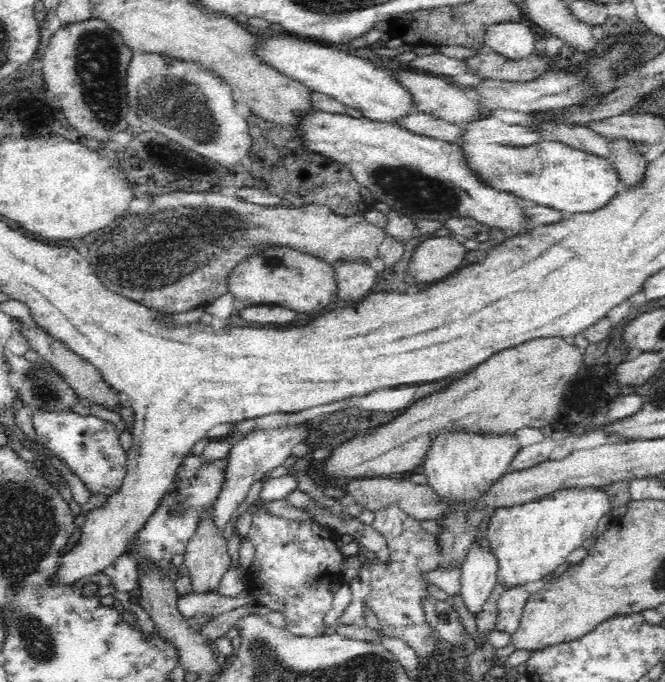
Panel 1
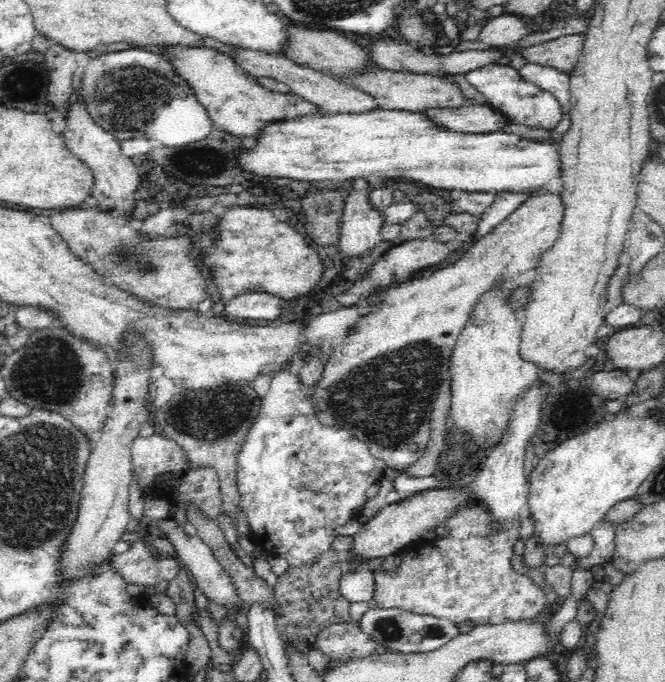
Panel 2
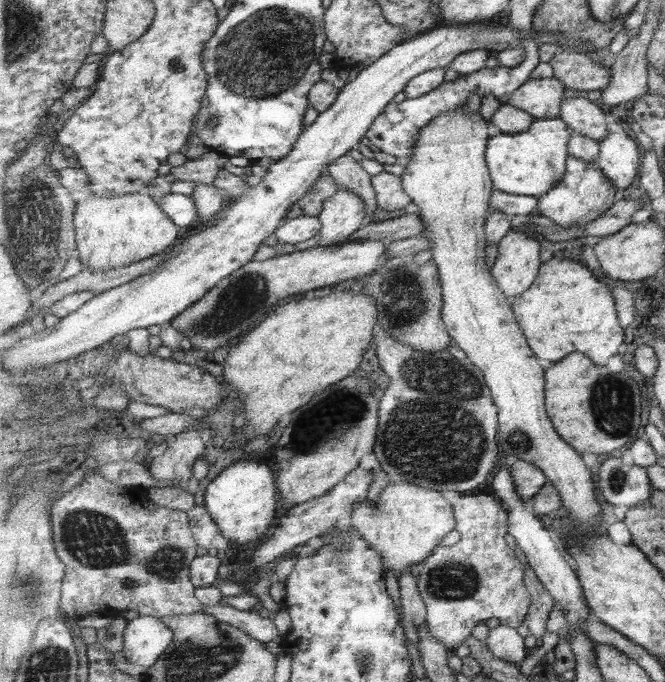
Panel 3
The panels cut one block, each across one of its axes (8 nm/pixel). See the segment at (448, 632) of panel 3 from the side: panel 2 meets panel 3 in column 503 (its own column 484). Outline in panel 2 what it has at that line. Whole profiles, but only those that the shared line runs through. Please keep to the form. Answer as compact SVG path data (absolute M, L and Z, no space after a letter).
M473 499L469 501L467 504L462 506L458 506L456 508L456 512L454 515L451 515L444 523L445 526L448 526L448 536L442 536L441 538L433 538L426 542L422 542L419 539L416 543L410 544L404 548L405 555L402 564L399 566L396 574L388 575L388 573L384 573L384 571L380 571L375 574L375 601L377 602L377 606L379 608L399 608L414 614L421 615L430 615L435 616L442 619L448 619L456 624L460 624L460 622L468 622L468 620L475 625L484 625L484 624L498 624L502 622L514 621L518 622L518 620L531 620L543 618L545 616L545 610L547 608L546 597L542 592L542 589L536 585L532 581L532 579L528 578L528 576L524 574L520 574L519 571L515 570L512 565L510 565L510 558L514 556L514 550L512 546L514 546L515 542L518 542L518 538L520 538L520 522L518 519L512 519L510 521L506 521L506 519L496 519L494 515L492 515L489 506L484 502L478 501L477 499Z

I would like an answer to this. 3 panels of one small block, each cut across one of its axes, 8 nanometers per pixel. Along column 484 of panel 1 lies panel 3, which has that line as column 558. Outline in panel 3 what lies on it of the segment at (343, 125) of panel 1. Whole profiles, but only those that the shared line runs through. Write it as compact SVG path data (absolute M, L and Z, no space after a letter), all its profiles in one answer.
M569 156L563 180L559 186L539 197L538 211L546 220L555 221L565 228L584 226L603 217L618 201L620 193L597 162L585 162L581 158Z

